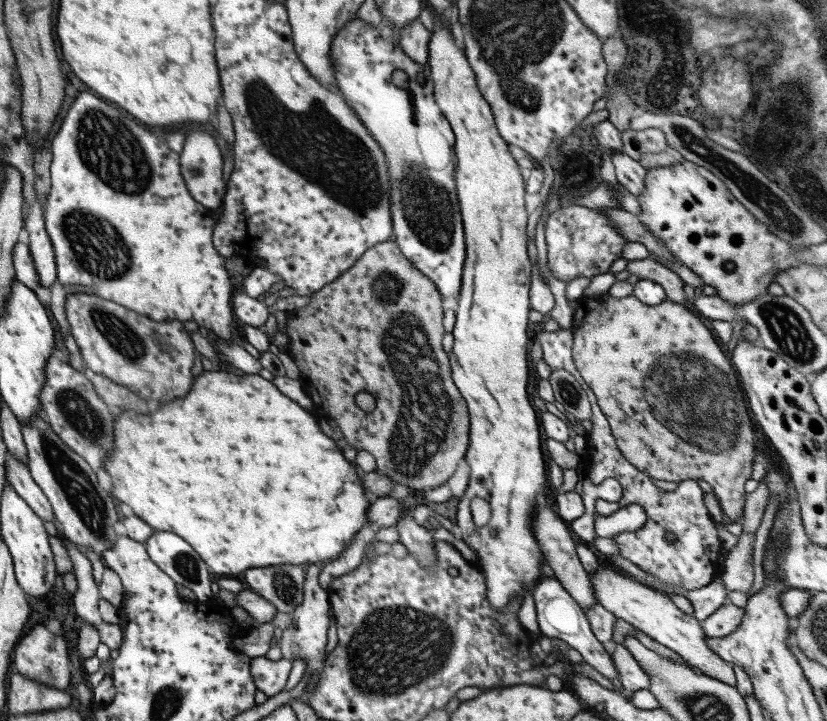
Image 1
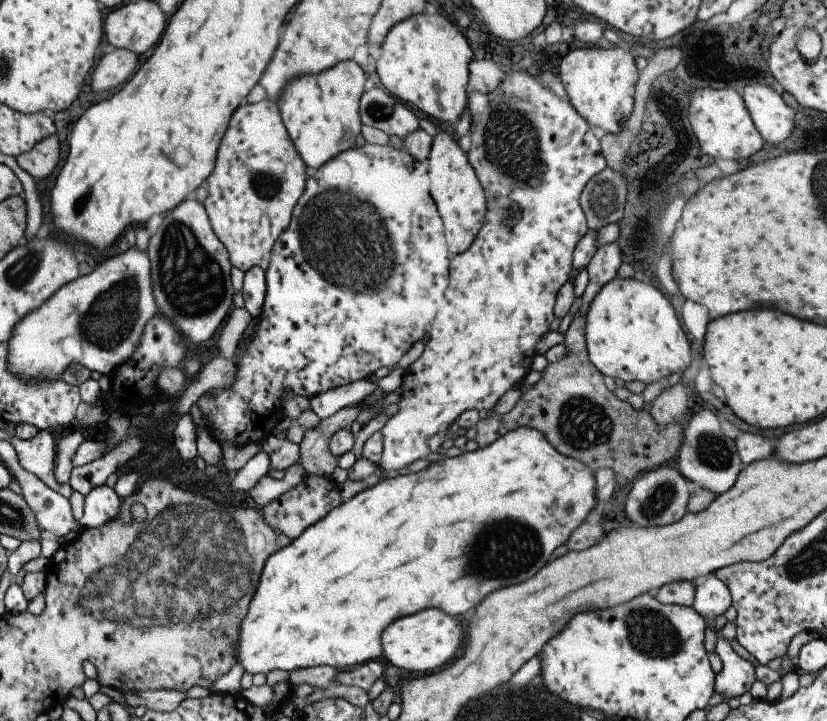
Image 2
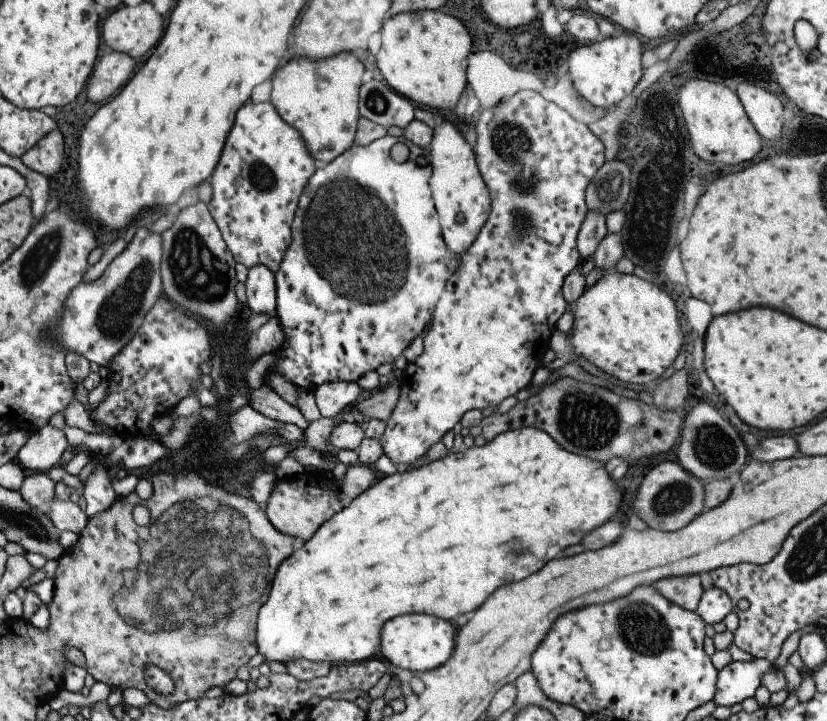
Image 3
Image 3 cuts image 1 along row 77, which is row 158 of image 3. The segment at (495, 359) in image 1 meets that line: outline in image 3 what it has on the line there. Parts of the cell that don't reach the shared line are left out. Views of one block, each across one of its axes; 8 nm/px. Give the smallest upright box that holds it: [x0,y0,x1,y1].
[429,120,491,256]

